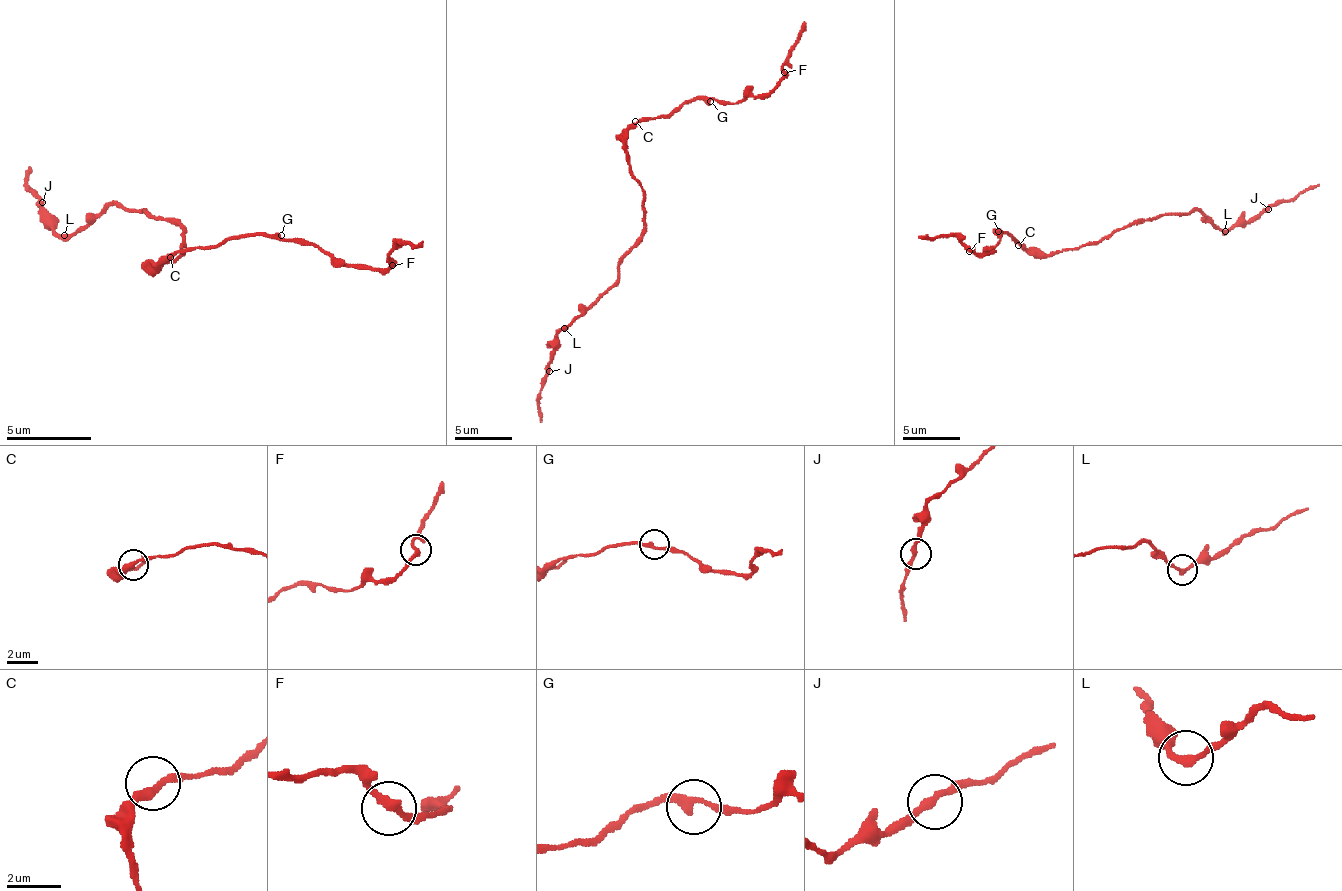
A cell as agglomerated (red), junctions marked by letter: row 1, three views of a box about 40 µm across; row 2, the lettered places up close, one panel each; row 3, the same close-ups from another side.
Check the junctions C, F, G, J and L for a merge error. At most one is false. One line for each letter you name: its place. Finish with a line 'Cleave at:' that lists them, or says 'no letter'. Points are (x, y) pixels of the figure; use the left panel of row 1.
Cleave at: no letter

